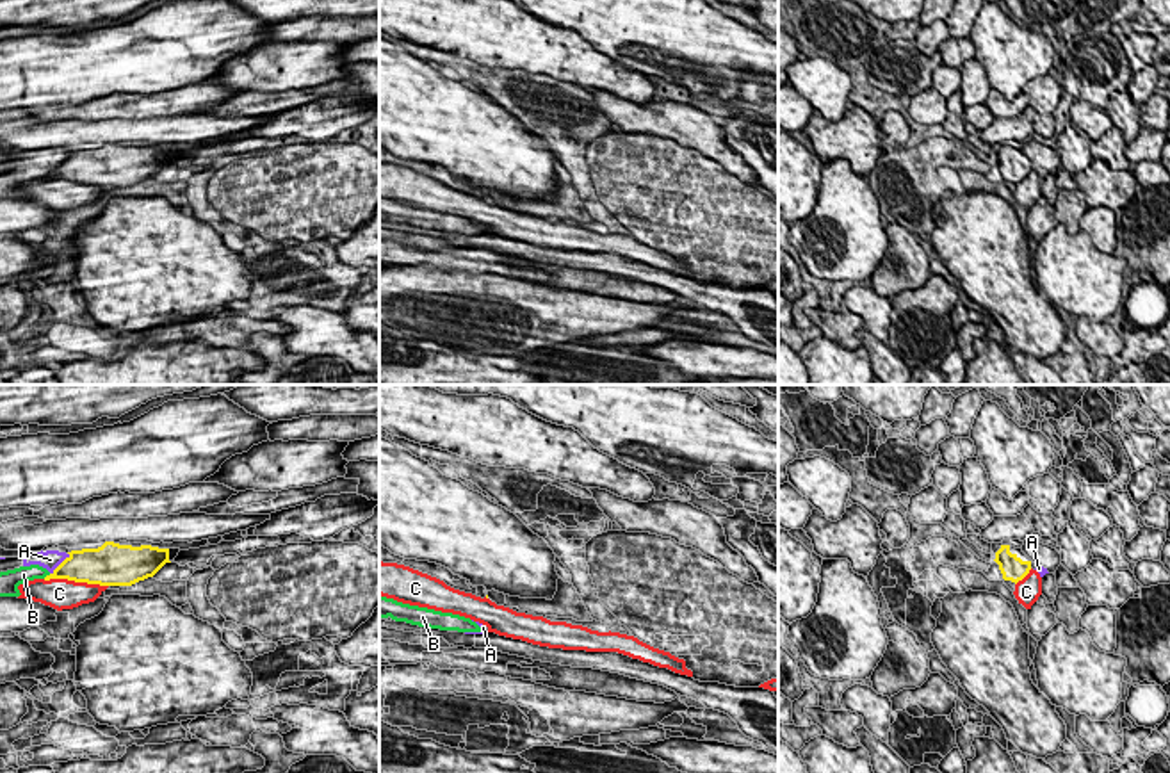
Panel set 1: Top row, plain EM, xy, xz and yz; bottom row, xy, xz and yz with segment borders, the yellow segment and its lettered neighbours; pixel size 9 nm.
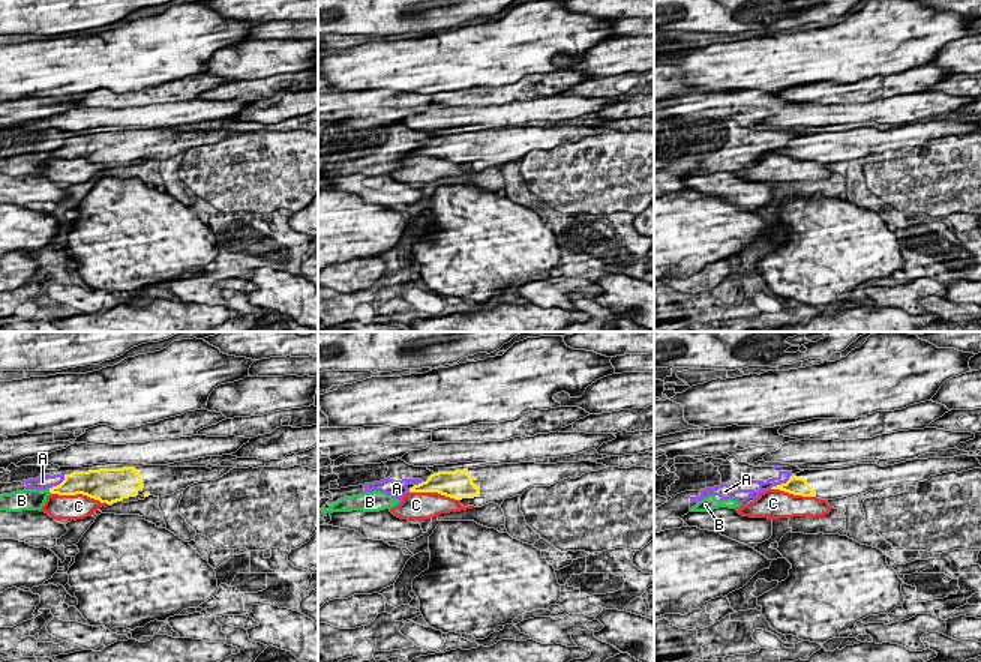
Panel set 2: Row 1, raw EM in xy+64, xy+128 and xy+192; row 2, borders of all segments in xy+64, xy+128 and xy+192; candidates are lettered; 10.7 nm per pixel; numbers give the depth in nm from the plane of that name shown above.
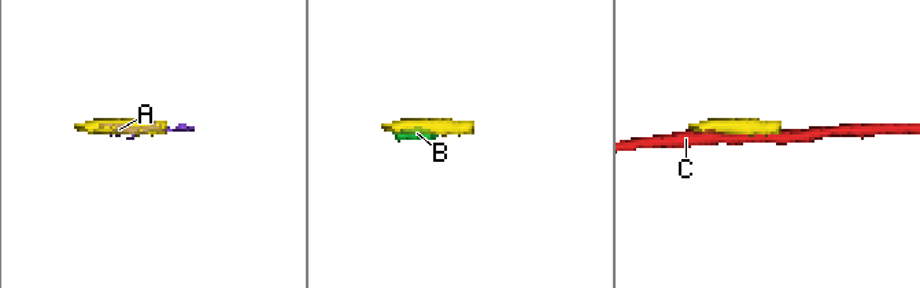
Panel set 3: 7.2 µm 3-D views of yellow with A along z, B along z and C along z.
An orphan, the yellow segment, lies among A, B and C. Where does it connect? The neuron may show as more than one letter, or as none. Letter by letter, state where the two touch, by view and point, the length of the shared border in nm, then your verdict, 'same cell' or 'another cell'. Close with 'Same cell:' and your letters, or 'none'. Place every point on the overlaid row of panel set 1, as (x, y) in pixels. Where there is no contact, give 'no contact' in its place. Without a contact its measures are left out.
A: xy (61, 563) | 260 nm | another cell
B: xy (47, 576) | 90 nm | another cell
C: xy (75, 581) | 600 nm | another cell
Same cell: none

